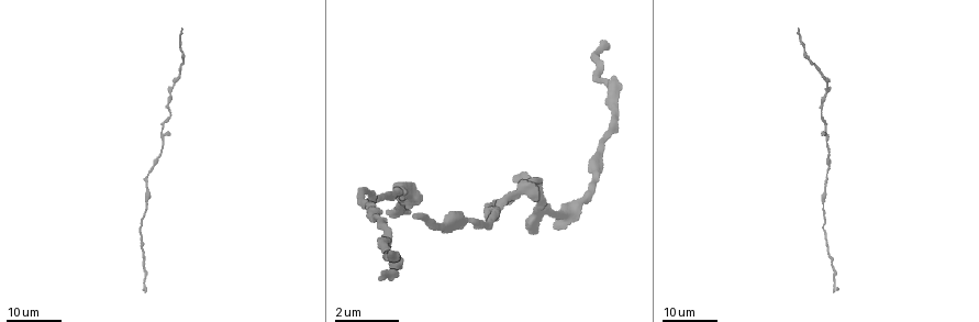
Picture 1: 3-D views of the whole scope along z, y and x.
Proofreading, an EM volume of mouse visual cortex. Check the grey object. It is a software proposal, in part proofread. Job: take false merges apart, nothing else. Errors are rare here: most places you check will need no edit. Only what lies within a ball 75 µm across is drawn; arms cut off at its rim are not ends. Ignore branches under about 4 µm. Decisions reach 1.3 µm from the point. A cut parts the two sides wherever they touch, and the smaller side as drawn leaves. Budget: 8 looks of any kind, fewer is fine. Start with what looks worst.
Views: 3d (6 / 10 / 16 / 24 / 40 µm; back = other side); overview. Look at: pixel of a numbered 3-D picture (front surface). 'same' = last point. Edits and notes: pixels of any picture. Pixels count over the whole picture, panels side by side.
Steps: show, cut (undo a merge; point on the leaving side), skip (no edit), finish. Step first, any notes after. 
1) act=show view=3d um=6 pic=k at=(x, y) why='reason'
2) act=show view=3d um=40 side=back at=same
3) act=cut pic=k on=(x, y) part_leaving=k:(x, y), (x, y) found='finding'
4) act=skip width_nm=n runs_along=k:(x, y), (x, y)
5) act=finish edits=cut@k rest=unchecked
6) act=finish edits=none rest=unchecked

act=show view=3d um=24 pic=1 at=(159, 156)

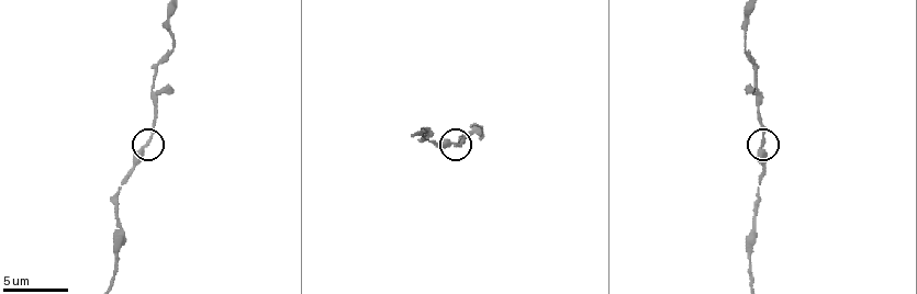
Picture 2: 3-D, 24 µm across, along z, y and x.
act=show view=3d um=6 pic=2 at=(762, 138)

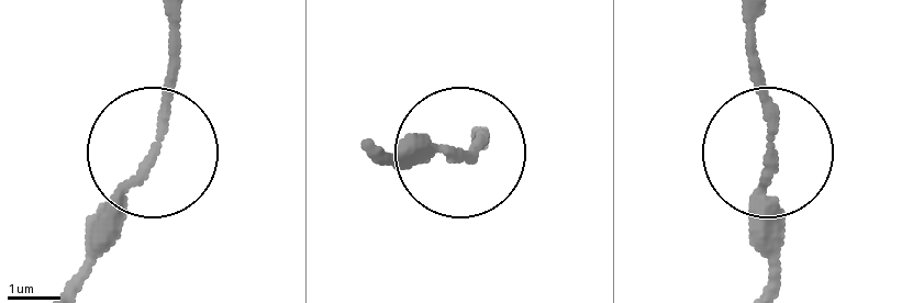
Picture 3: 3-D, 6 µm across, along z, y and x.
act=skip side_arm_um=29 runs_along=3:(774, 156), (774, 275) found='all the same neuron'

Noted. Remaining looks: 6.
act=show view=3d um=10 pic=2 at=(152, 81) why='thin neck'

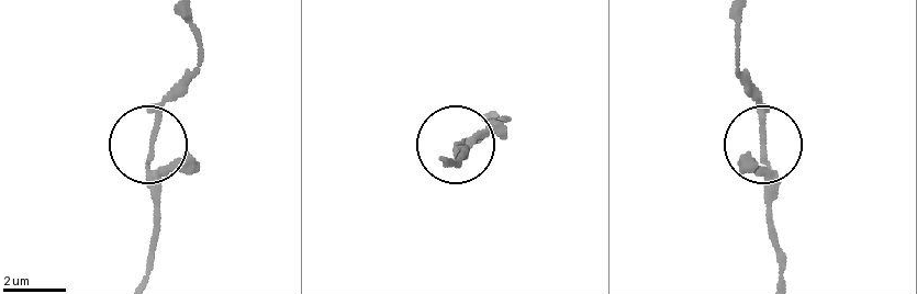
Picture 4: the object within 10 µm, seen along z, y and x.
act=skip runs_along=4:(782, 279), (767, 207), (767, 113), (751, 77) found='continuous, no second neuron'

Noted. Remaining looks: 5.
act=show view=3d um=10 pic=2 at=(114, 253) why='sudden change in width'

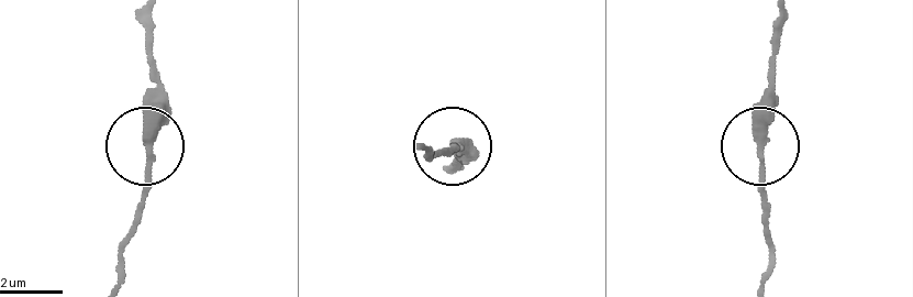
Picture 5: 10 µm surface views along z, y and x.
act=skip width_nm=270 found='continuous, no second neuron'

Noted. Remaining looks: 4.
act=show view=3d um=24 pic=1 at=(144, 248) why='thin neck'

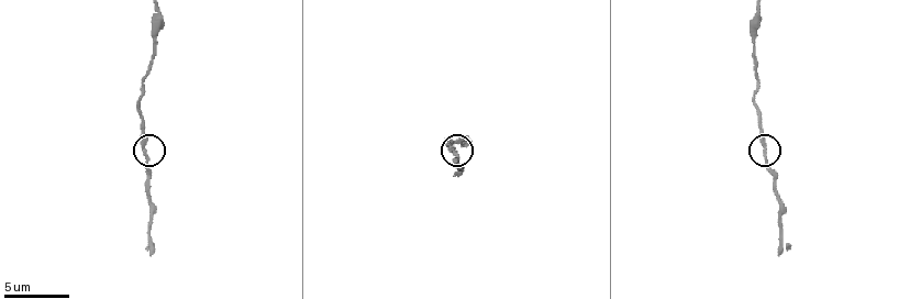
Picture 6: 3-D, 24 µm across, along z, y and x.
act=show view=3d um=10 pic=6 at=(147, 155)

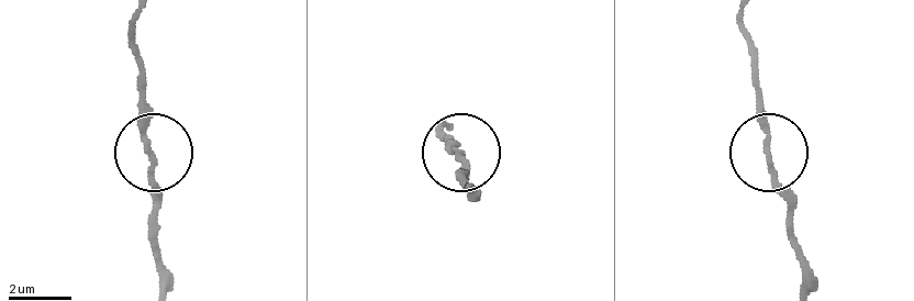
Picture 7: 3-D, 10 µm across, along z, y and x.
act=skip runs_along=7:(135, 24), (151, 158), (151, 249) found='all the same neuron'

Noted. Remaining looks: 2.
act=finish edits=none rest=unchecked

